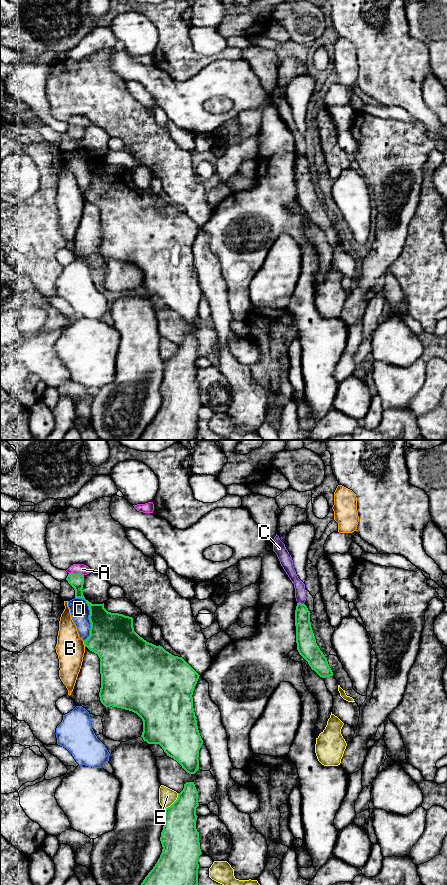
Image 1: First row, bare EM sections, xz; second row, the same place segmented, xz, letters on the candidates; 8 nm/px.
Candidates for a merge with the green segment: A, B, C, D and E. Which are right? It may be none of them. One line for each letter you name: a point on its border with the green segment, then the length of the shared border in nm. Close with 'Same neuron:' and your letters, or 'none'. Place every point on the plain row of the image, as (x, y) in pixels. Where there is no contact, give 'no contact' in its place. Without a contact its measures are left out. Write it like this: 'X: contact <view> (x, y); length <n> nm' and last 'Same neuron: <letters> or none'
Same neuron: none

